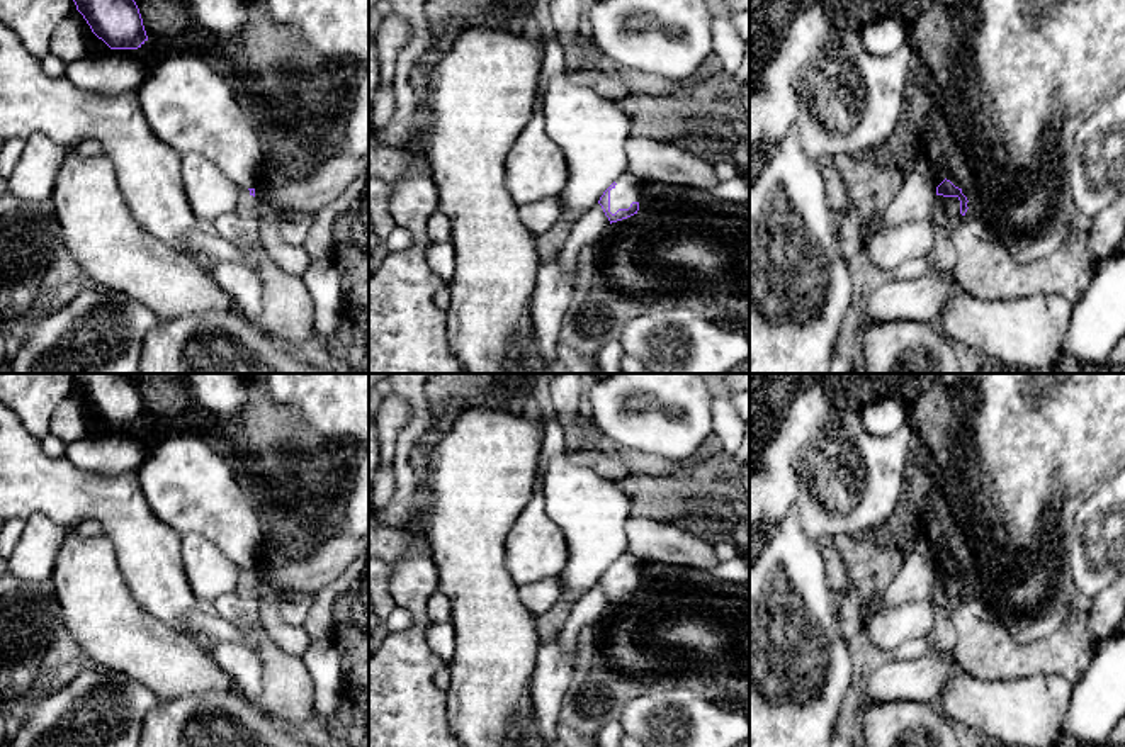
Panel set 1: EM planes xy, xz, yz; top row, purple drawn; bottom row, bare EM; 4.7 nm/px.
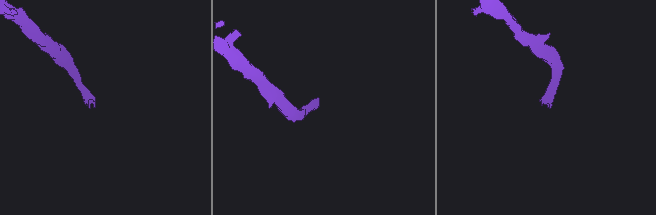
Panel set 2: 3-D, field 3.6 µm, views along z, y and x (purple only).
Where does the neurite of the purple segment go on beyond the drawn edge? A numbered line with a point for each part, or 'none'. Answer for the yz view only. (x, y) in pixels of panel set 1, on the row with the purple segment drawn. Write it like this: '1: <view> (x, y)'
1: yz (947, 216)

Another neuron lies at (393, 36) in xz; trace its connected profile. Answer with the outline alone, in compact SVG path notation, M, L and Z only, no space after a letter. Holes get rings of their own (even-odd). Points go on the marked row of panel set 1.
M391 12L382 17L381 27L374 37L379 59L381 85L394 83L399 53L408 46L411 25L401 15Z

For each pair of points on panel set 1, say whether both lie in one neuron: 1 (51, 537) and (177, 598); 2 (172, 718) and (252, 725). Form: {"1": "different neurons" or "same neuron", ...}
{"1": "different neurons", "2": "same neuron"}

